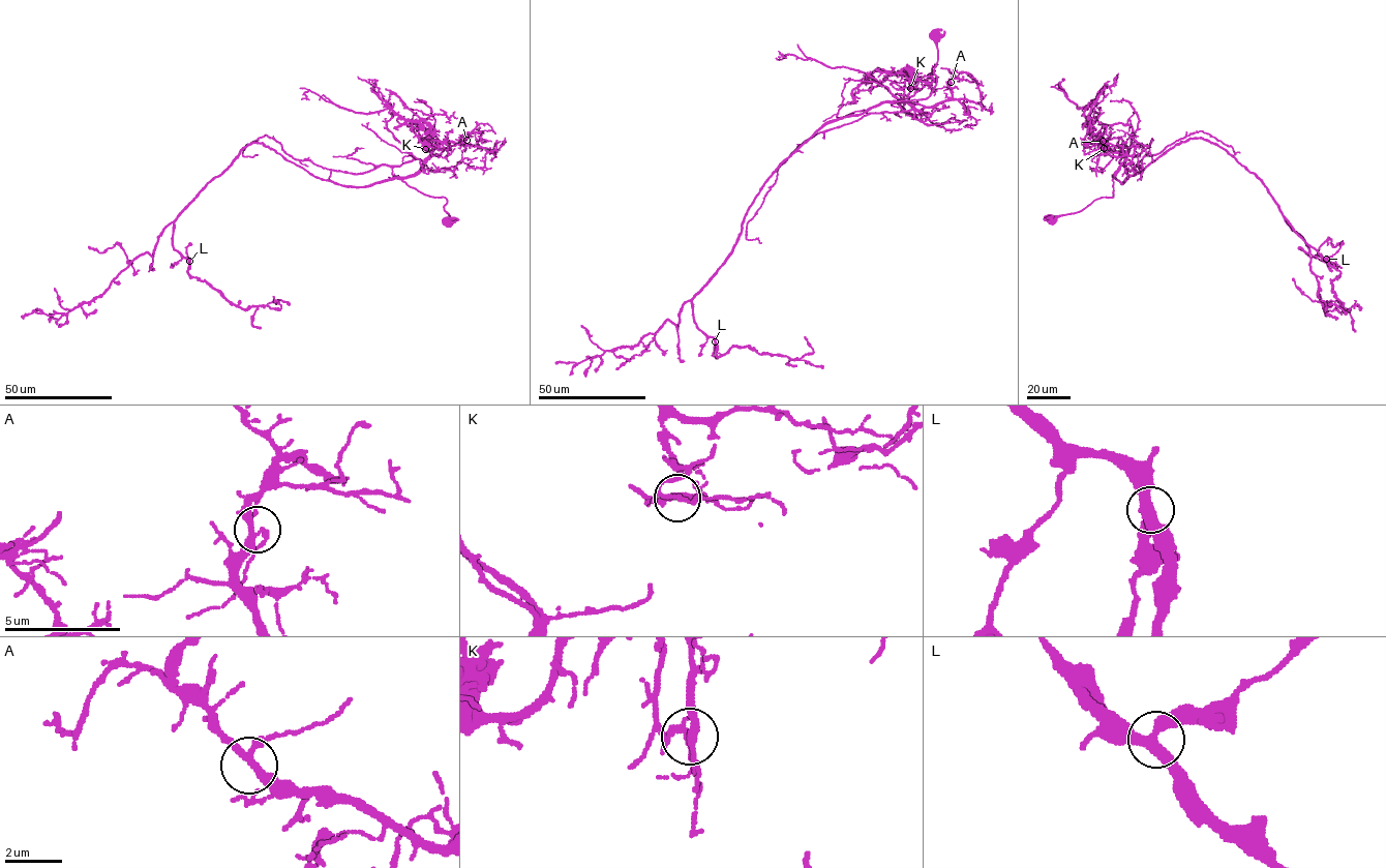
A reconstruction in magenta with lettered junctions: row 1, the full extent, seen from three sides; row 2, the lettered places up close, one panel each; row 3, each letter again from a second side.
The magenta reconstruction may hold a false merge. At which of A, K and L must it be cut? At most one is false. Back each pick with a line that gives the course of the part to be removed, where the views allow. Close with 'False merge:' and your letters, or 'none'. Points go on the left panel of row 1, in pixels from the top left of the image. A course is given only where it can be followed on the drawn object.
K: foreign part runs (425, 149), (425, 140), (426, 148), (390, 109), (355, 113), (309, 90), (301, 99)
False merge: K

